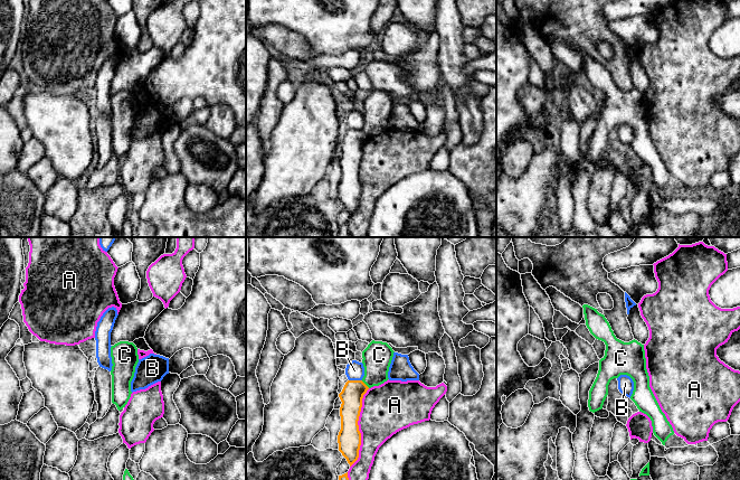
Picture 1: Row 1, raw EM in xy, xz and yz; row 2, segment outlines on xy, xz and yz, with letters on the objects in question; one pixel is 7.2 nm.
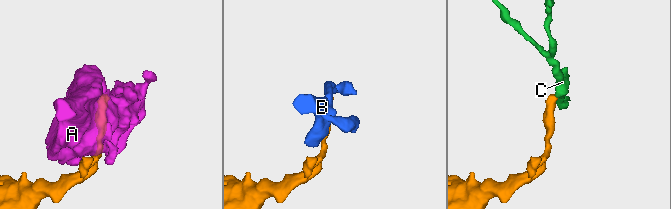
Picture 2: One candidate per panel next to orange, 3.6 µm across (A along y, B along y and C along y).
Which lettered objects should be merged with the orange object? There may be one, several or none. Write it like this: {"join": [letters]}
{"join": []}

